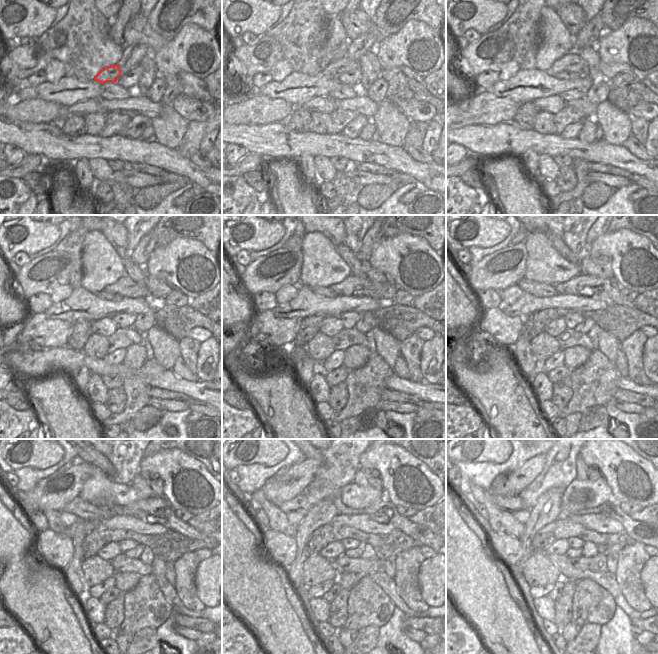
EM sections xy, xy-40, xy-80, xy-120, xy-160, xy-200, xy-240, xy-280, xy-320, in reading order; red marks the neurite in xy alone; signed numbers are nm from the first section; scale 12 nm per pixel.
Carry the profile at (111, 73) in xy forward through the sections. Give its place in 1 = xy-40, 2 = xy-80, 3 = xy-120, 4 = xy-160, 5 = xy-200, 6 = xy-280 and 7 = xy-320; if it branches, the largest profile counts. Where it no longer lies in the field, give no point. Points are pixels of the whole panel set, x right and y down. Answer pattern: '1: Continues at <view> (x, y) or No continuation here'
1: Continues at xy-40 (332, 71)
2: Continues at xy-80 (571, 62)
3: Continues at xy-120 (125, 286)
4: Continues at xy-160 (352, 286)
5: Continues at xy-200 (584, 285)
6: Continues at xy-280 (420, 533)
7: Continues at xy-320 (647, 533).

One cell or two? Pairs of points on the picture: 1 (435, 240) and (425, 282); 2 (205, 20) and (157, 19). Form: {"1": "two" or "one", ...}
{"1": "two", "2": "one"}

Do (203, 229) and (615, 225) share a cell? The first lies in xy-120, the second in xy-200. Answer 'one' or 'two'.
one

